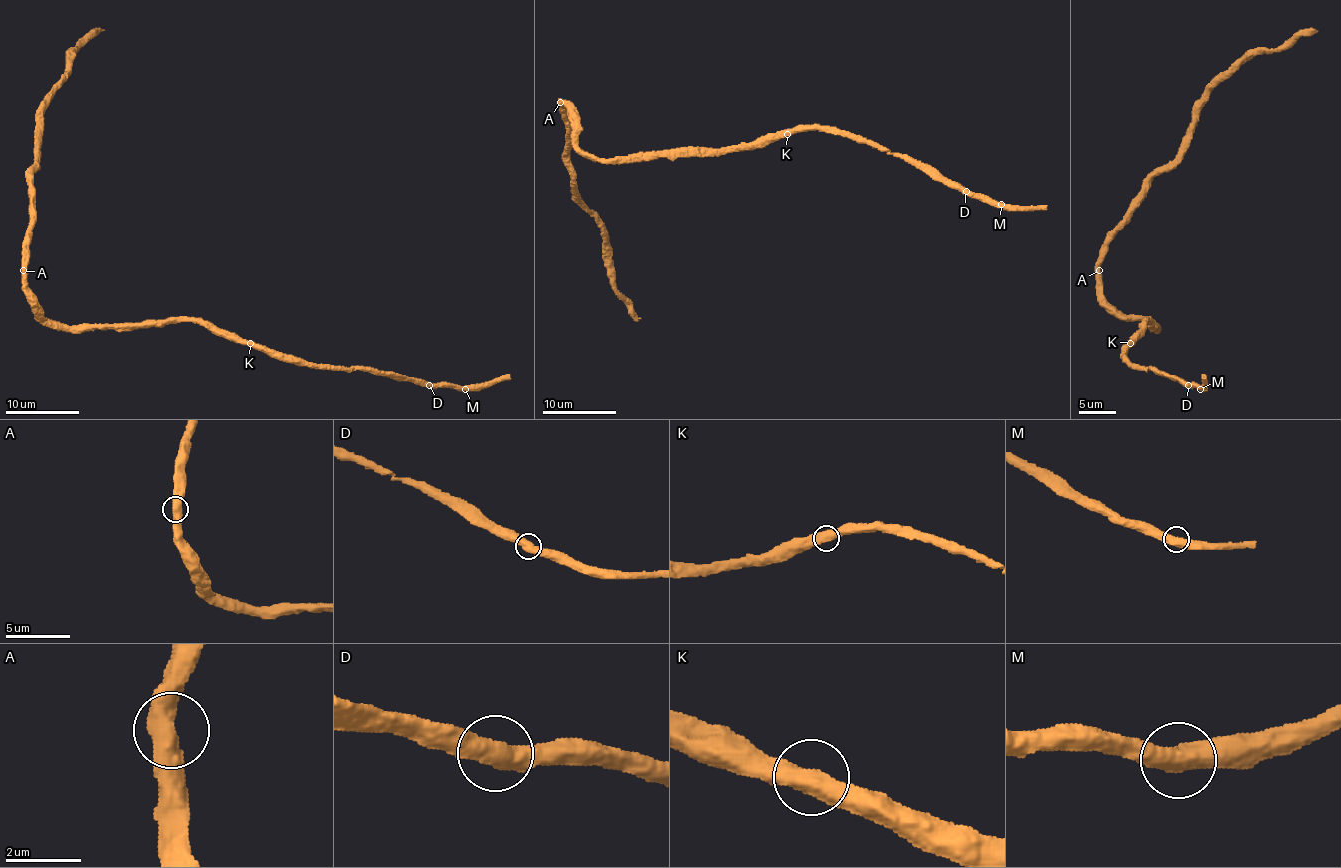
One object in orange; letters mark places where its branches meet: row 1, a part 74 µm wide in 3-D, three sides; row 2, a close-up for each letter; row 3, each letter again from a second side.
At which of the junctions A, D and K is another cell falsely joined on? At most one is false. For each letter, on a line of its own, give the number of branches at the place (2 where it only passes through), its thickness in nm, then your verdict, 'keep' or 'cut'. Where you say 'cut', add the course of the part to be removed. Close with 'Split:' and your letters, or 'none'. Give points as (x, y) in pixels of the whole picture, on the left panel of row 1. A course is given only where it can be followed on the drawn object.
A: 2 branches meet; 550 nm thick; keep
D: 2 branches meet; 550 nm thick; keep
K: 2 branches meet; 550 nm thick; keep
Split: none

